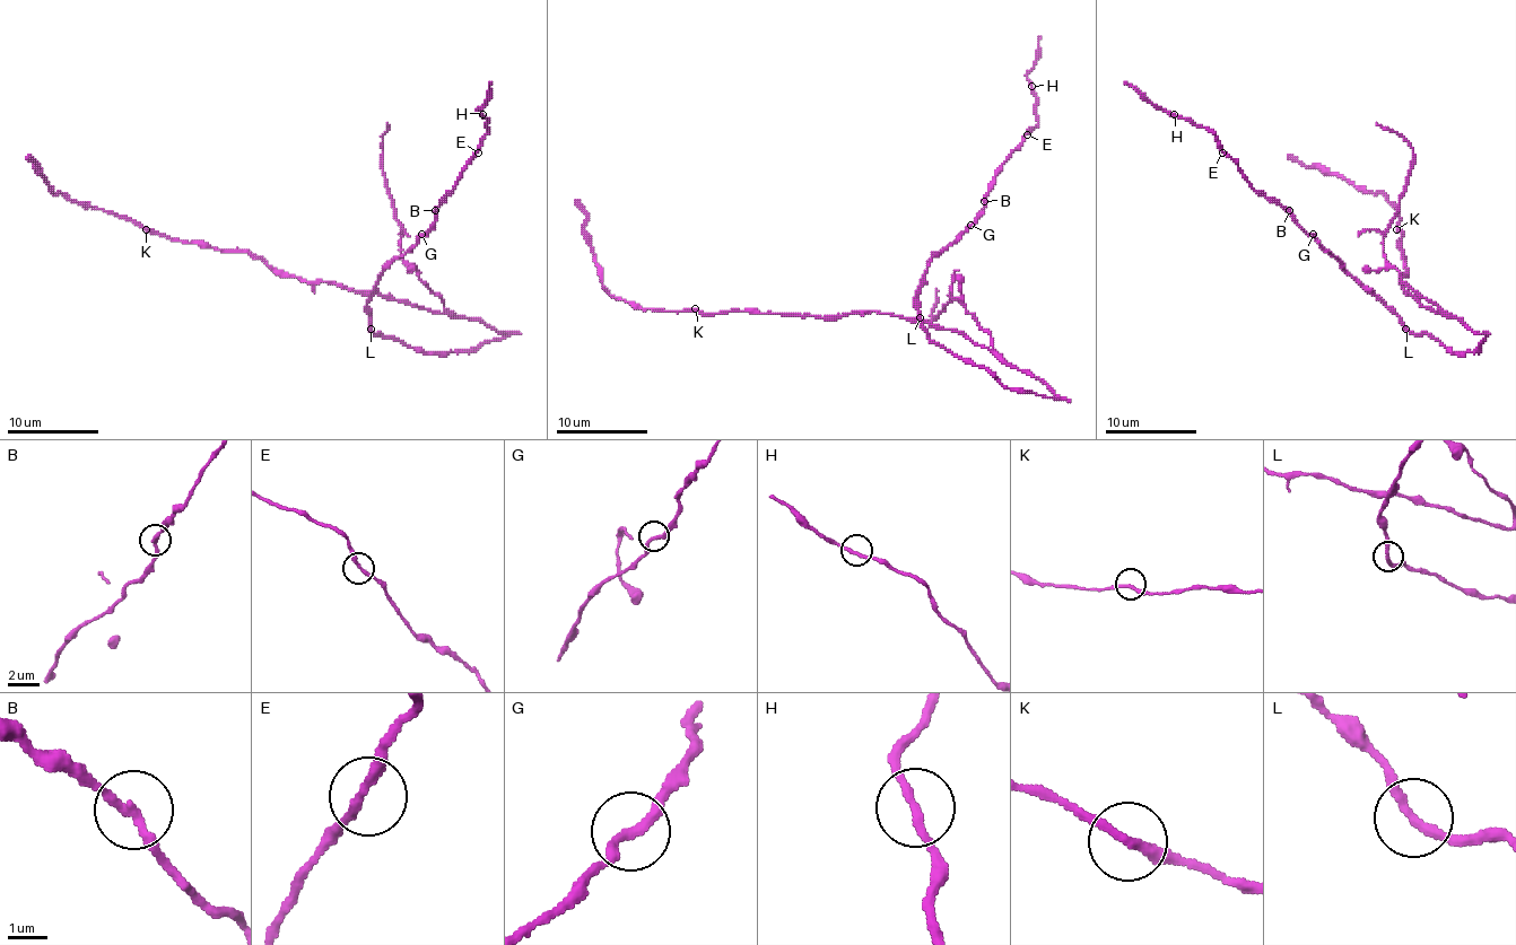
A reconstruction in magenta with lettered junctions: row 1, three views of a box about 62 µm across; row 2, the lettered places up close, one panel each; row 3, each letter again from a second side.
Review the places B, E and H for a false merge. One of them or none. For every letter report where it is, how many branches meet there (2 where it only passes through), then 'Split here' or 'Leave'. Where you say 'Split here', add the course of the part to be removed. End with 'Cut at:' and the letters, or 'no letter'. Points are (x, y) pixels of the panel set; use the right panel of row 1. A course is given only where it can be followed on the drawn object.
B: Place: (1289, 210). Branches: 2. Leave
E: Place: (1222, 152). Branches: 2. Leave
H: Place: (1174, 114). Branches: 2. Leave
Cut at: no letter

